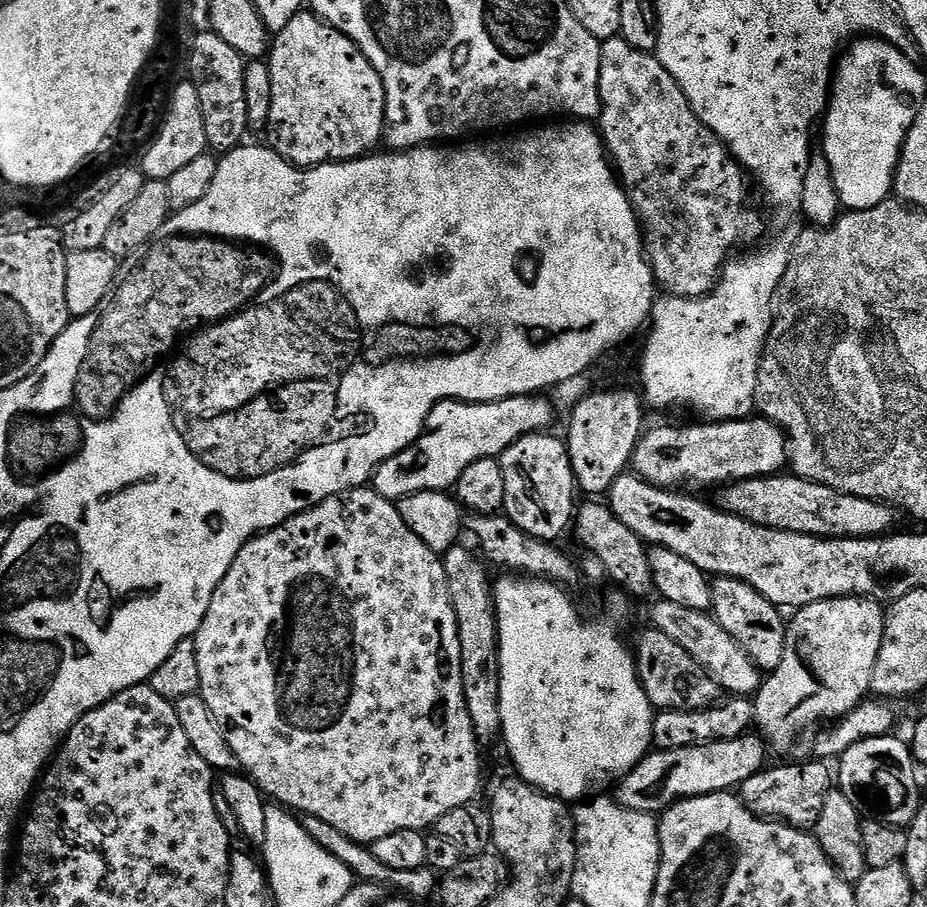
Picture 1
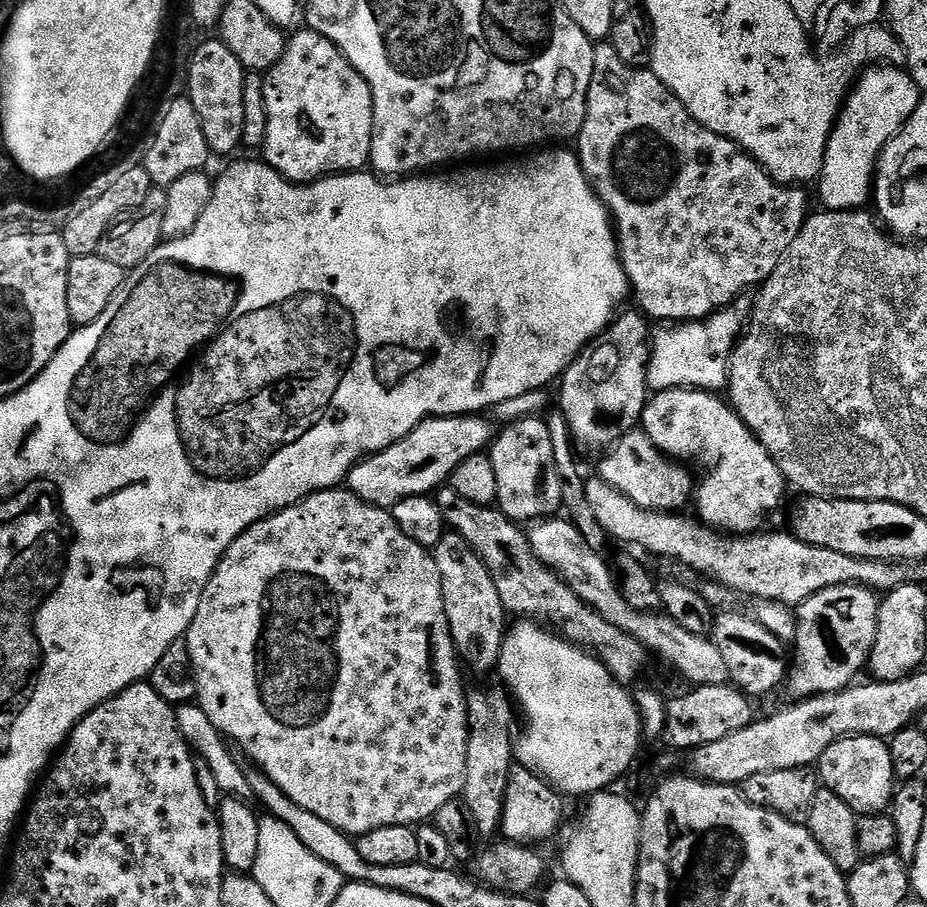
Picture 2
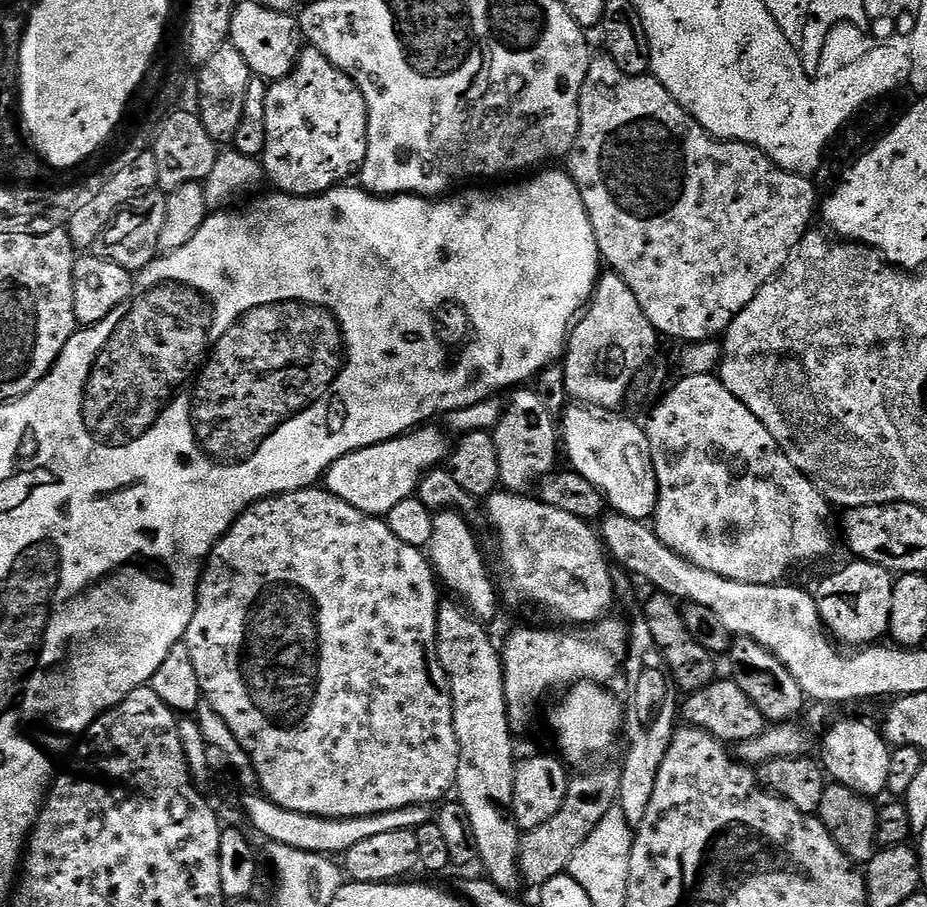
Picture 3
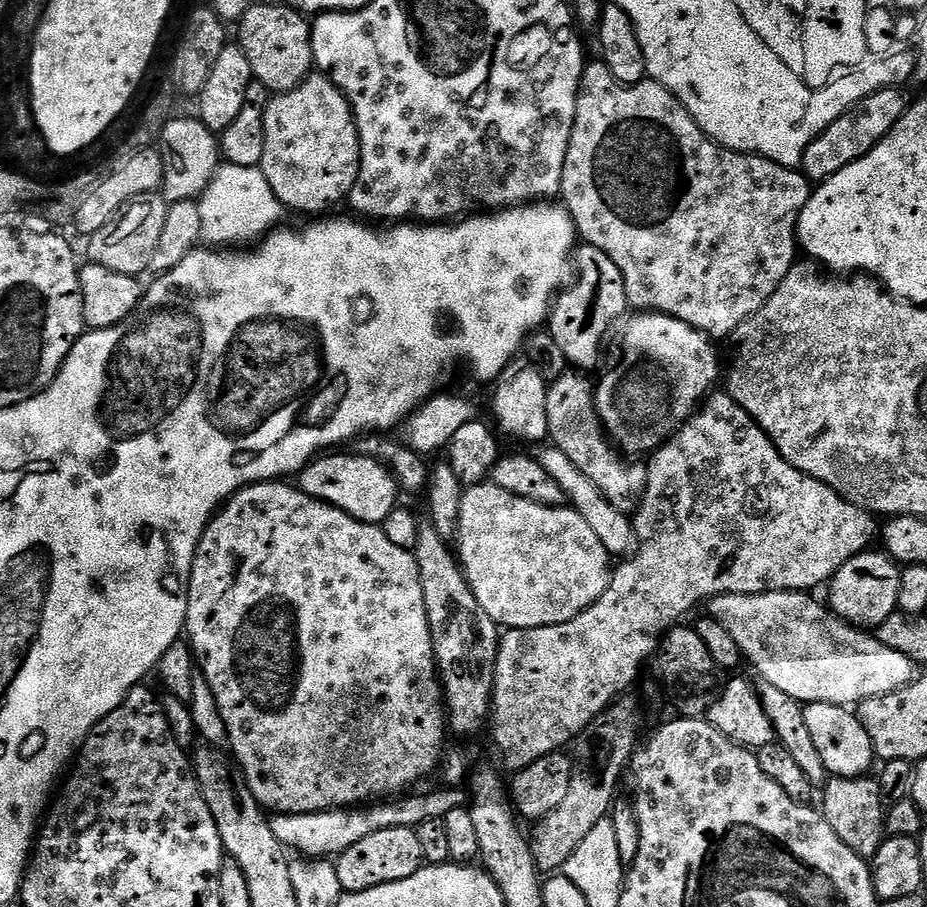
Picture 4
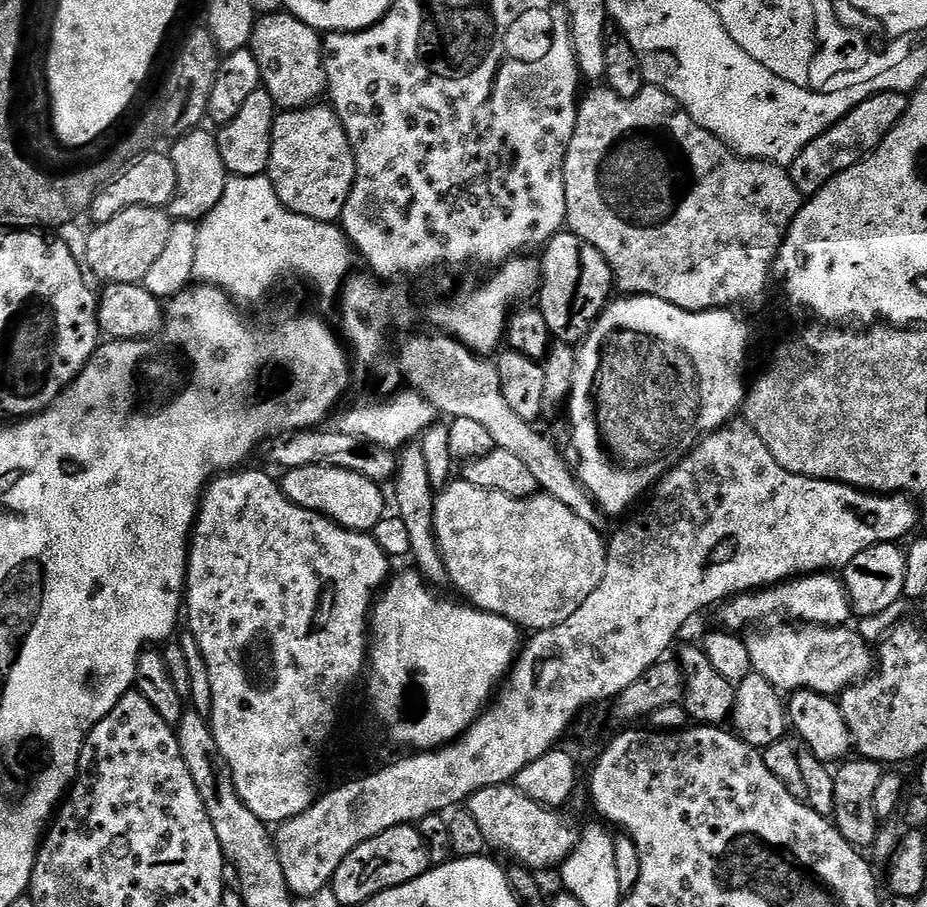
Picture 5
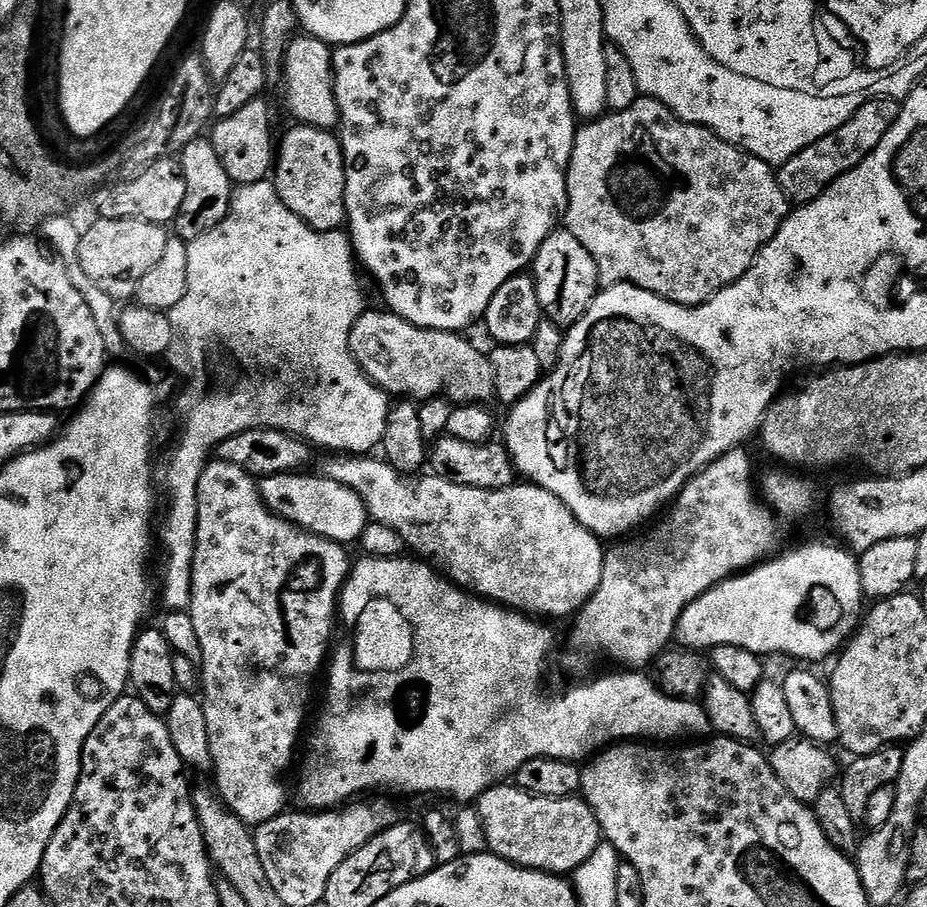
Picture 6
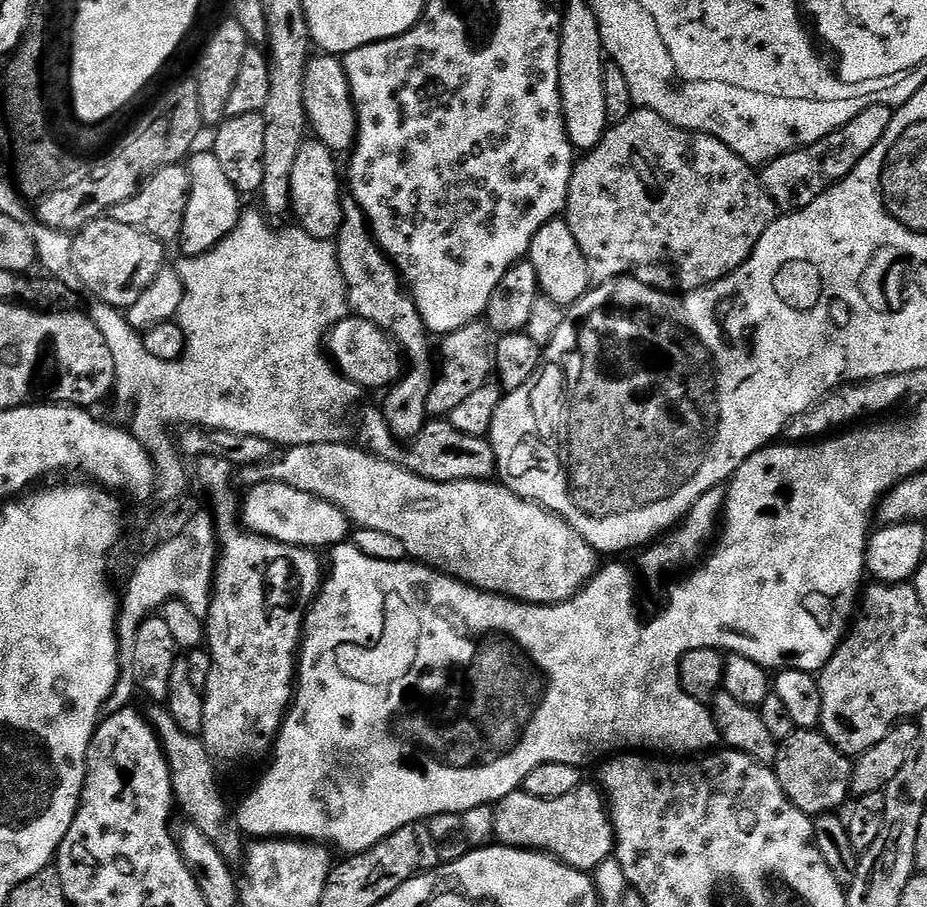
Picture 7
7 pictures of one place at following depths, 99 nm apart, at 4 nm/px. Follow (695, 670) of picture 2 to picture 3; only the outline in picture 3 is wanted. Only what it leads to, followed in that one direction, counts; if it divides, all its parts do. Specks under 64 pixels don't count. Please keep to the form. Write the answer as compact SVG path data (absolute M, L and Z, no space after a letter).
M507 490L493 492L486 504L488 520L500 535L500 560L504 563L508 588L518 599L549 608L562 619L573 620L576 626L591 626L609 615L608 607L614 604L608 573L610 560L591 523L574 518L574 514L566 514L566 510L554 510L554 506L546 506L539 498Z

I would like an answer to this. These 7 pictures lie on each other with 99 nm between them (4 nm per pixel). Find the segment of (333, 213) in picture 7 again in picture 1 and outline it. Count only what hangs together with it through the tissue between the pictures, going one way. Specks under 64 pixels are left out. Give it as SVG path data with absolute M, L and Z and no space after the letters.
M302 10L294 18L290 18L290 23L278 33L270 44L270 51L266 57L266 63L270 70L270 118L266 129L267 143L282 158L286 158L297 168L316 168L320 164L339 164L342 160L359 160L360 157L369 155L372 148L378 145L384 138L384 115L386 114L386 90L382 86L382 78L374 66L358 50L358 46L346 34L342 34L337 28L332 28L326 21L320 19L311 10Z

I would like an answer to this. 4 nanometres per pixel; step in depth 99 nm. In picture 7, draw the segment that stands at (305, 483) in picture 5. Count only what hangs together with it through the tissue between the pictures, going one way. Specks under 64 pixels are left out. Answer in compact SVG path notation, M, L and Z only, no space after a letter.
M264 480L251 485L247 492L248 497L245 495L242 500L242 524L249 532L257 532L267 540L313 550L331 550L349 539L350 521L347 514L314 494L306 494L306 490L294 490L294 486Z

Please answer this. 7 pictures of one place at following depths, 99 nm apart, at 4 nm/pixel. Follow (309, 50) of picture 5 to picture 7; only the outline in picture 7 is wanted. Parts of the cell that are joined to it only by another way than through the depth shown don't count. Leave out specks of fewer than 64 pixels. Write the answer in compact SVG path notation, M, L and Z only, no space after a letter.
M316 54L309 59L304 79L304 101L311 135L322 141L332 152L351 153L352 149L356 147L358 118L350 82L341 57L331 54Z

